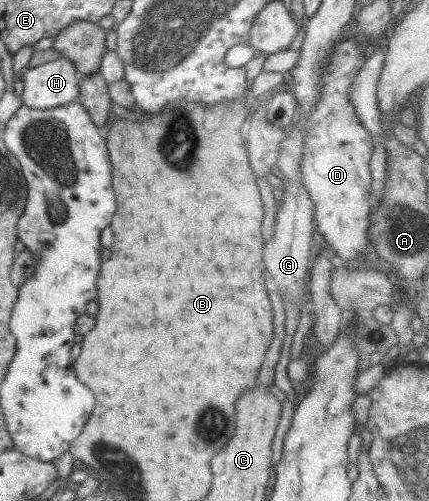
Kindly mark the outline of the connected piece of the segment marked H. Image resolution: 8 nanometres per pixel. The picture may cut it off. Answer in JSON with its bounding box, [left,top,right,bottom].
[20,56,80,109]

